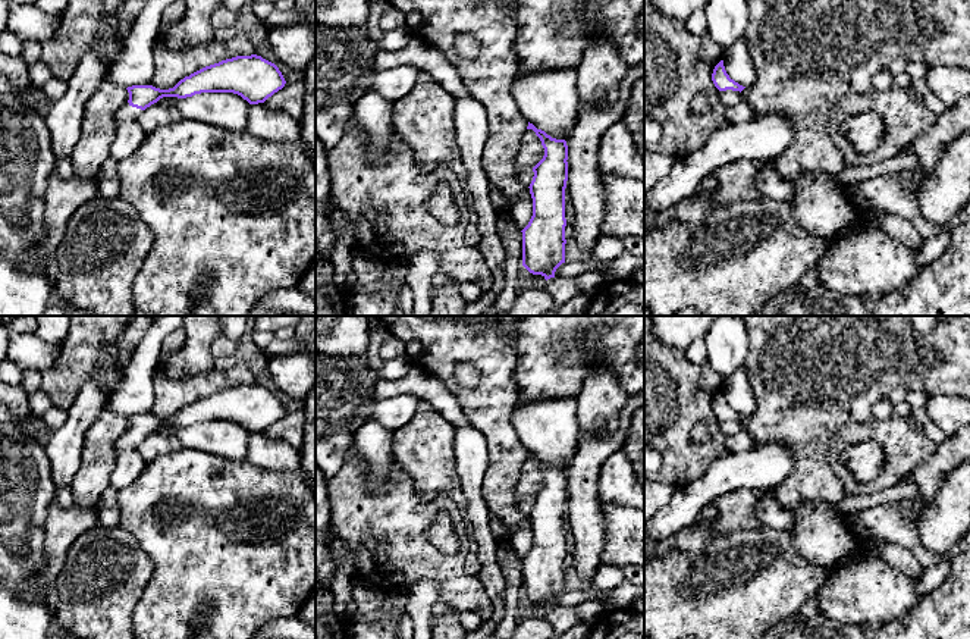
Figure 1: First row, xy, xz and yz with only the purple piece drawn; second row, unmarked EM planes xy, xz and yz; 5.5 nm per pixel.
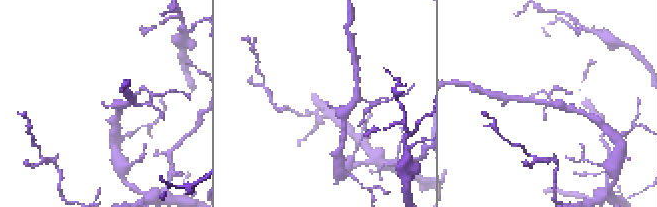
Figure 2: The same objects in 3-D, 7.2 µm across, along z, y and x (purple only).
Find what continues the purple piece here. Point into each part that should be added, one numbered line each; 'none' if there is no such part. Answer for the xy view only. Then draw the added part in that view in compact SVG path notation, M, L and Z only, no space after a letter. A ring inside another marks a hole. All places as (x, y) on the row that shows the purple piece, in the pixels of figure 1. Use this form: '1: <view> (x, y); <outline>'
1: xy (126, 112); M125 103L117 112L117 125L129 120L136 120L141 113L141 109L132 107L129 103Z

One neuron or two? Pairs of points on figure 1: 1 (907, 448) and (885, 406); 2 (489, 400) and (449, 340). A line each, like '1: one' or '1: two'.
1: two
2: one

